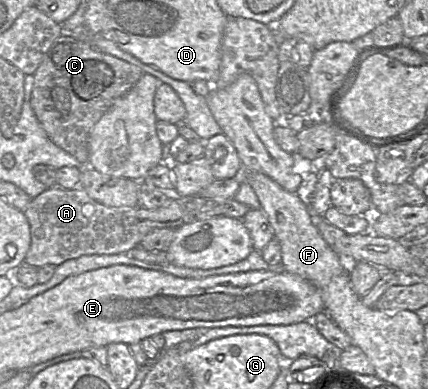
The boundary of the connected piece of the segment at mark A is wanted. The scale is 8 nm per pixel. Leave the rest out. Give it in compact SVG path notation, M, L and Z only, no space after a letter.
M50 187L31 199L23 211L30 225L30 247L24 264L35 267L58 266L83 255L119 254L139 246L150 232L161 228L177 229L184 224L216 216L242 219L250 210L247 205L230 199L212 199L200 195L175 196L168 205L156 209L144 207L114 208L91 198L81 188Z

